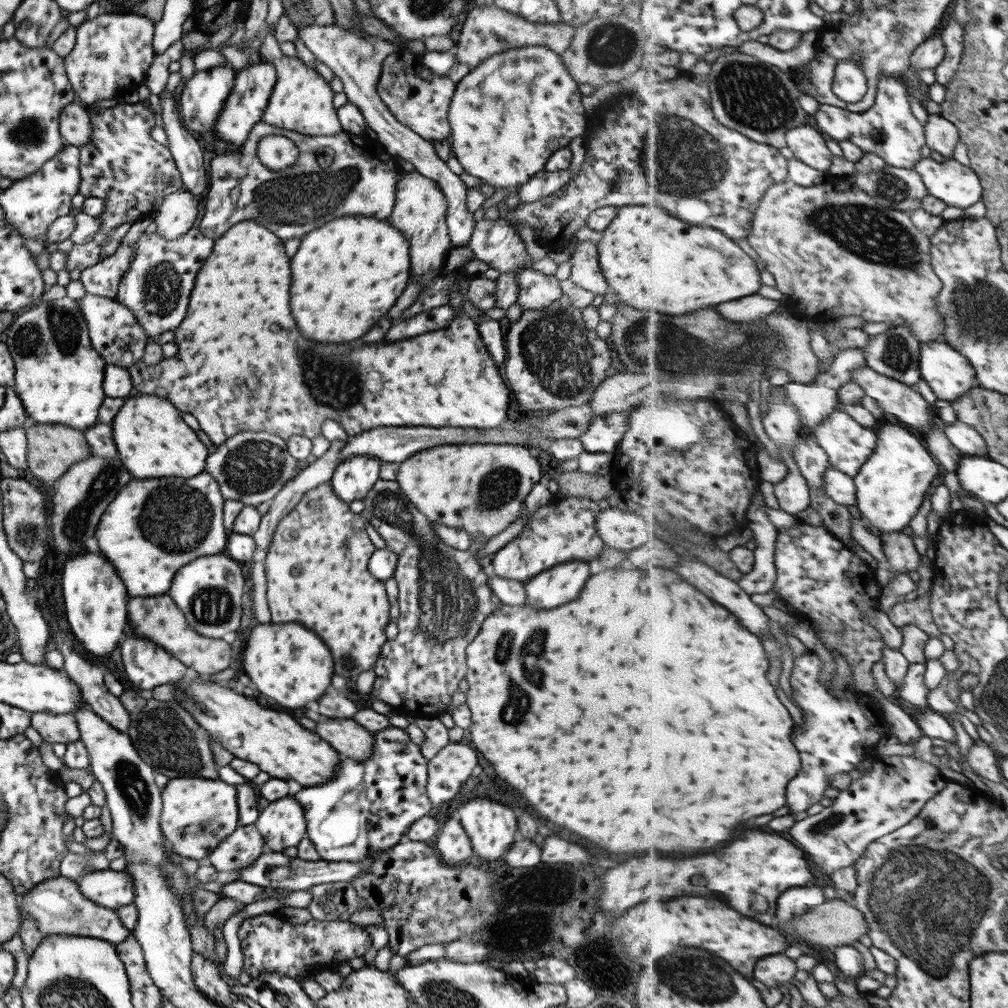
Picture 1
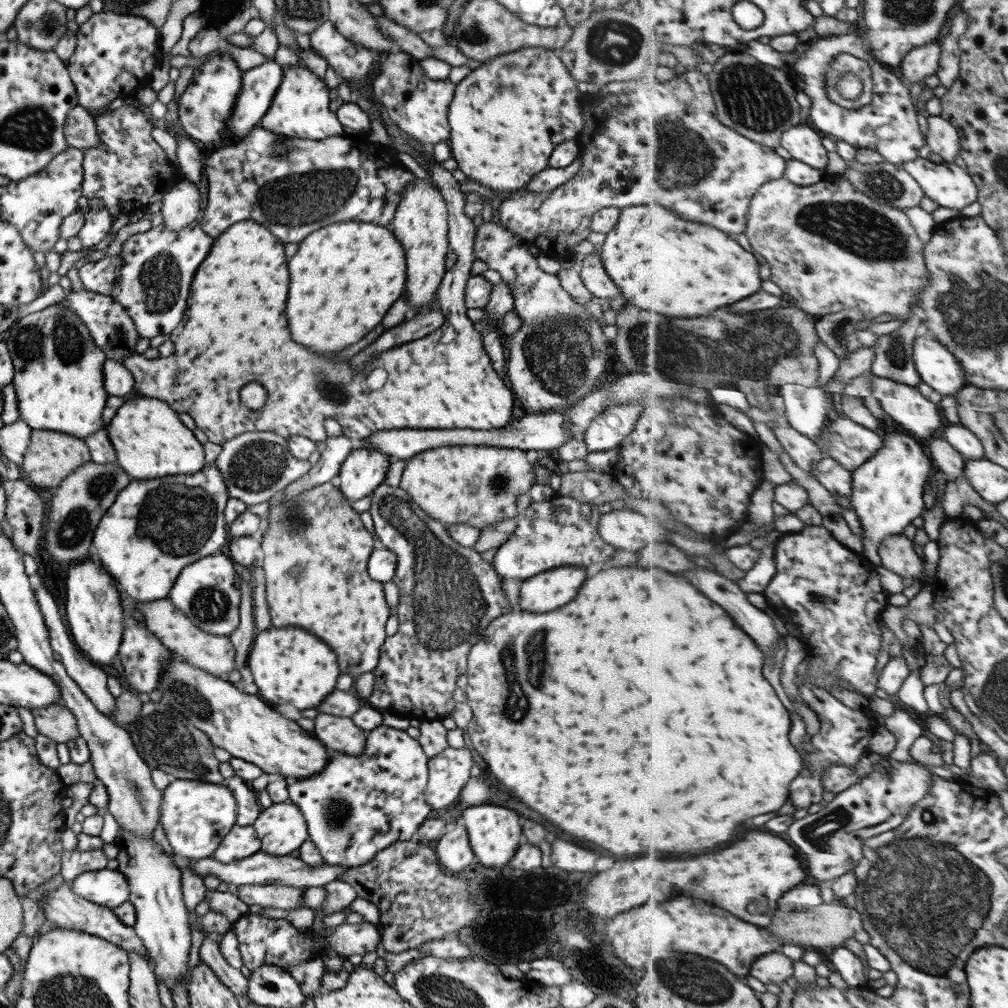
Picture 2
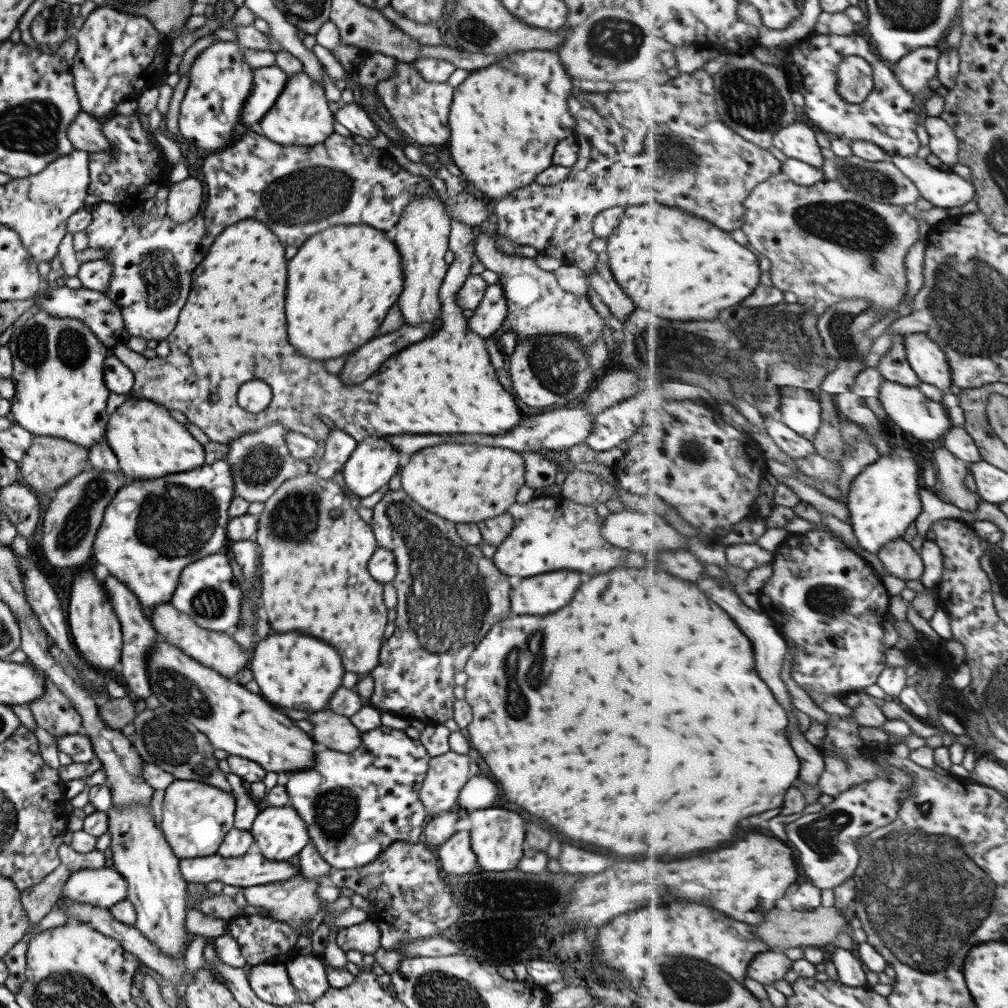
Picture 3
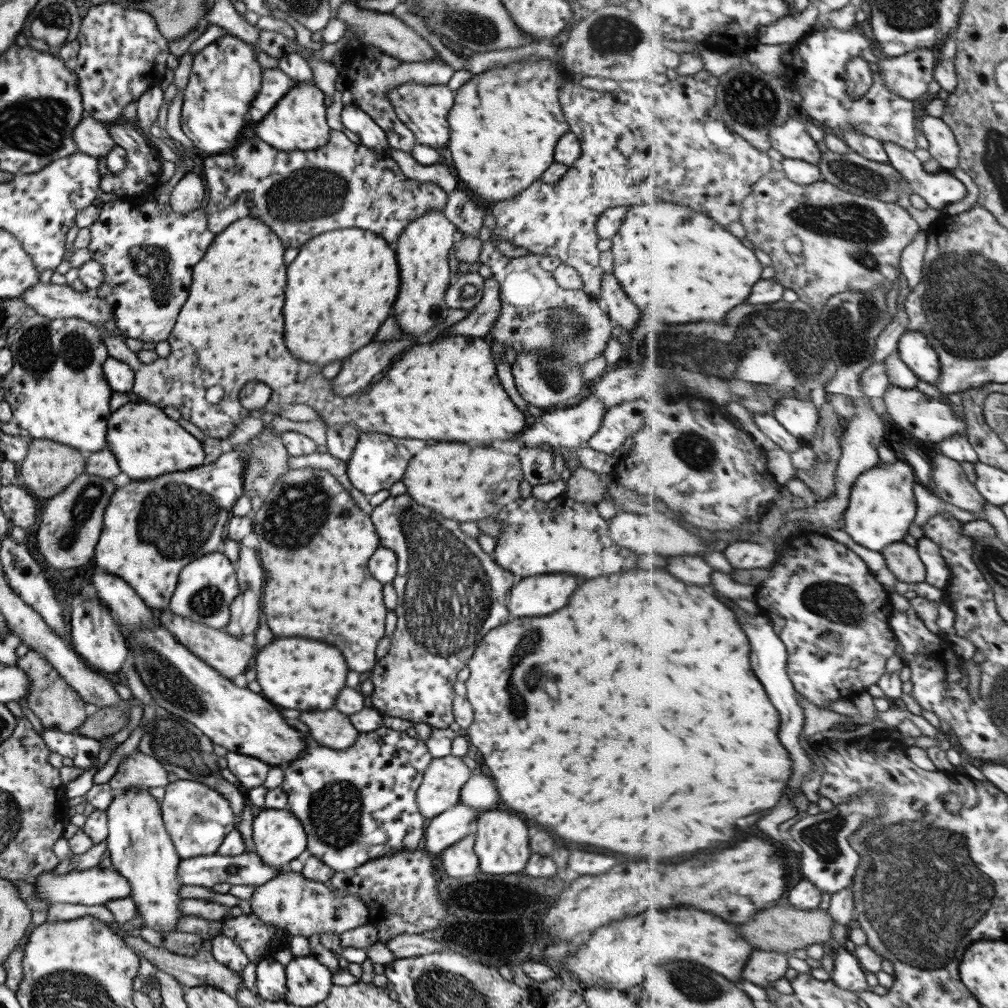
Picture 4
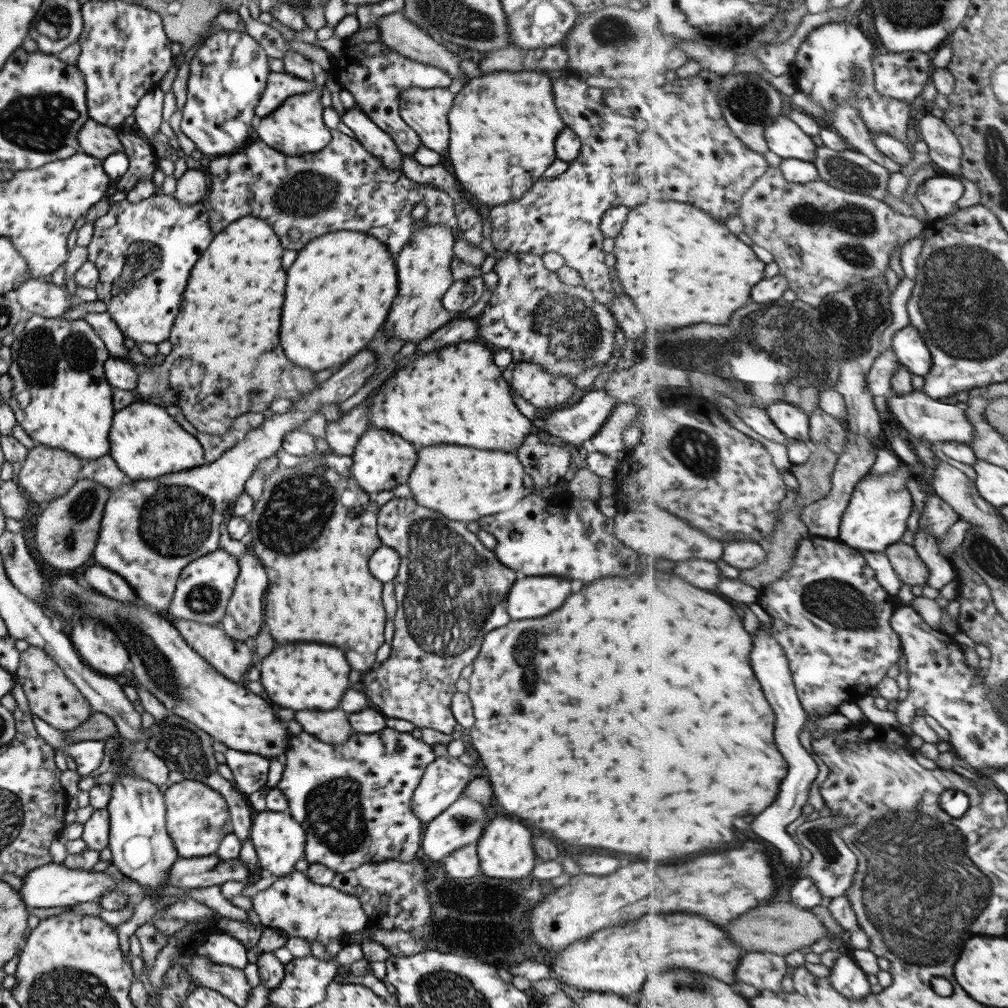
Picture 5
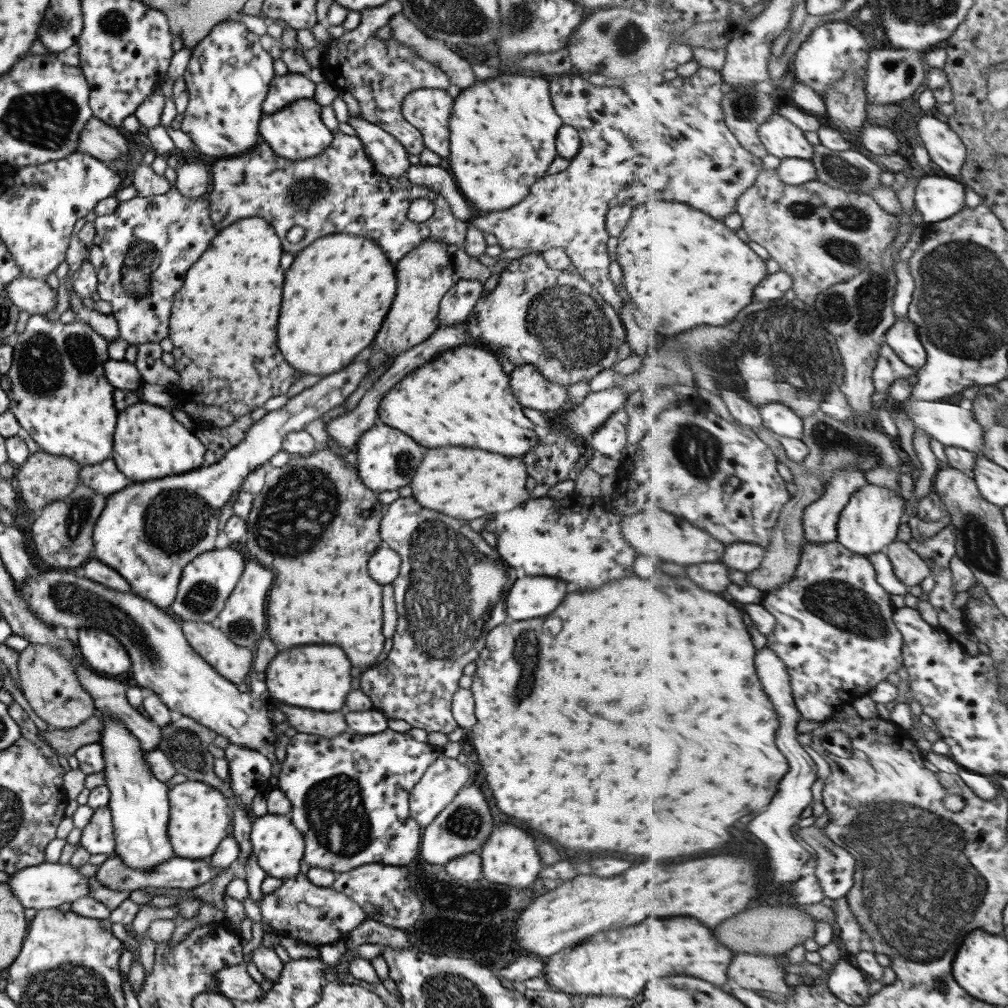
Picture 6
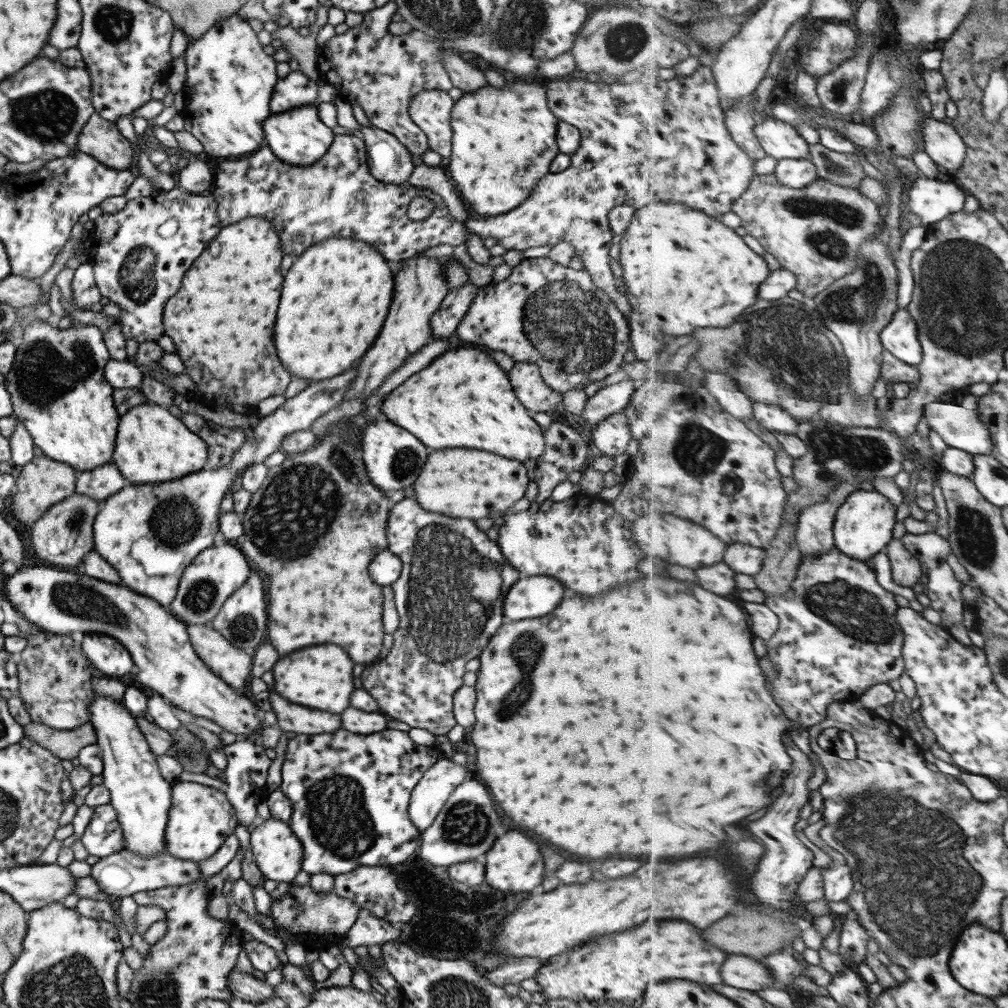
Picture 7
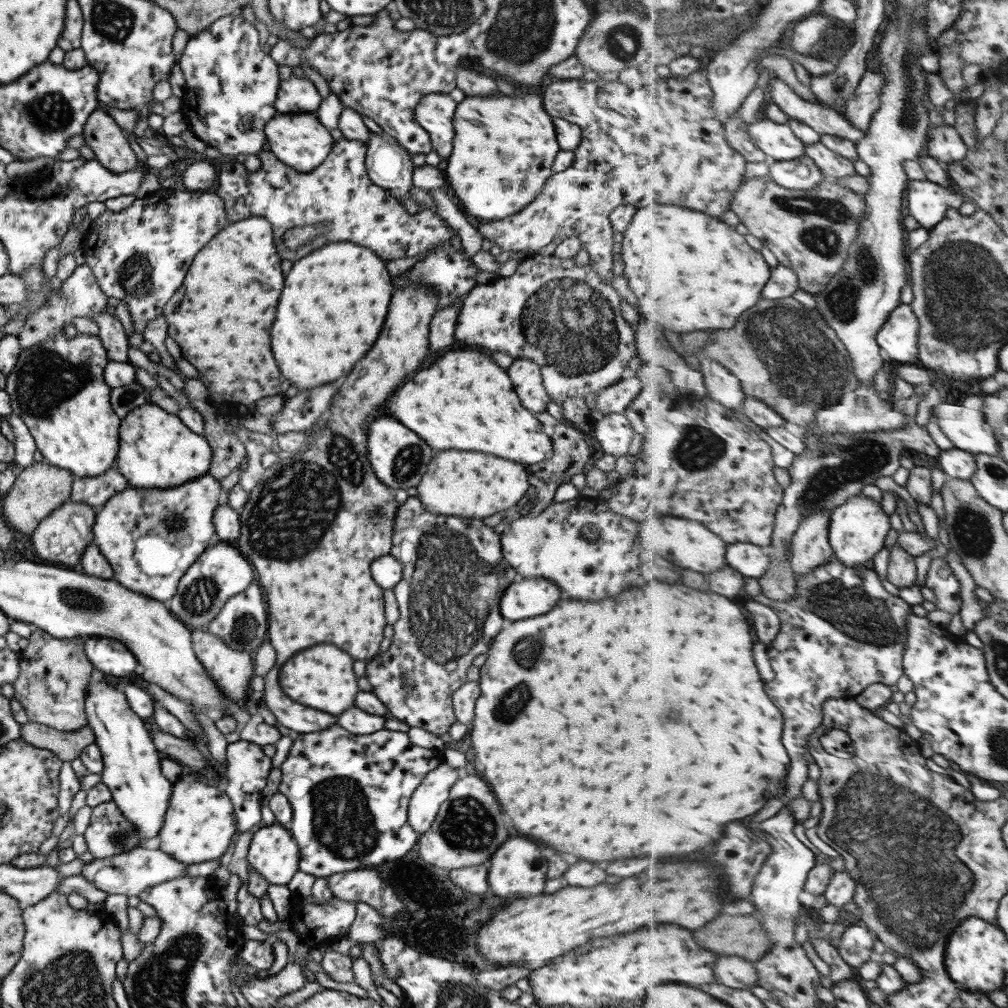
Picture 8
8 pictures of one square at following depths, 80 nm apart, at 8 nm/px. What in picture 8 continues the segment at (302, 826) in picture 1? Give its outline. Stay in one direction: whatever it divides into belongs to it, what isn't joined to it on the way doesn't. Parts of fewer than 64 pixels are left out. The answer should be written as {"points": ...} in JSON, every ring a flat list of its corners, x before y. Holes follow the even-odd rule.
{"points":[[279,824,257,828,248,844,245,860,268,884,287,884,297,873,299,852,292,836]]}

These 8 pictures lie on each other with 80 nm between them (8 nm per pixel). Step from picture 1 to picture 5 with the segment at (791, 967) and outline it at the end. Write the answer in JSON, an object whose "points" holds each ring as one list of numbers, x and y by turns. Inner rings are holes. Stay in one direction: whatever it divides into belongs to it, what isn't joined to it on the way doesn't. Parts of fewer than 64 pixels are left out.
{"points":[[745,953,739,965,739,980,762,990,783,991,783,978,789,972,784,956,775,953]]}

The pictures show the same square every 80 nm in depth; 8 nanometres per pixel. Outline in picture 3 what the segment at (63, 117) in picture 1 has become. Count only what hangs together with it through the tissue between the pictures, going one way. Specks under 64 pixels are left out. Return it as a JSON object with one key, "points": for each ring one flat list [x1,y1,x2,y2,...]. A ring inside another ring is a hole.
{"points":[[82,111,77,112,67,125,66,137,75,150,92,153,108,149,108,140,100,129,99,119]]}

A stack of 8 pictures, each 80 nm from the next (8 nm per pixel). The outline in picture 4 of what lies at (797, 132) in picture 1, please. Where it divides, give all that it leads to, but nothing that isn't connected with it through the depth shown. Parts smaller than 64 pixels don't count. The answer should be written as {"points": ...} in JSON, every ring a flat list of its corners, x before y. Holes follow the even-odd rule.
{"points":[[789,118,785,125,773,127,770,132,772,147,776,148,784,158,794,158,818,165,822,161,822,153,817,142,807,132,805,124,796,118]]}

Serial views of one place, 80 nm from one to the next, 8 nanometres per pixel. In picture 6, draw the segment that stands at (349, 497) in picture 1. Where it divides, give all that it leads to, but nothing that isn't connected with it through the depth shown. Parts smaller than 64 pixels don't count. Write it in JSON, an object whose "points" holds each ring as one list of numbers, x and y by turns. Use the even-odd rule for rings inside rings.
{"points":[[376,422,359,437,353,451,357,456,356,473,359,480,375,493,407,486,421,456,425,454,425,448,417,446,409,436,381,422]]}

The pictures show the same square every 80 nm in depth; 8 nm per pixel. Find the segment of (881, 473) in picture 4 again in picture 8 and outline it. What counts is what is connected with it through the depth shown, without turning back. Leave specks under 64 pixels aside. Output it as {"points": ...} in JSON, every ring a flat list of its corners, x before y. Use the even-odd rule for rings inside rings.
{"points":[[861,493,848,498,847,502,838,506,832,514,830,543,834,548,834,554,844,565,872,567,874,558,885,548,885,540,891,530,889,515,885,512,882,502,874,498,867,498]]}

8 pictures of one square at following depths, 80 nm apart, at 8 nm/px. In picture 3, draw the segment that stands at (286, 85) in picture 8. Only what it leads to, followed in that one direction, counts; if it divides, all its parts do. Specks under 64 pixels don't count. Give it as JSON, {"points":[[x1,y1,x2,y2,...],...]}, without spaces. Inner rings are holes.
{"points":[[269,65,252,70,252,85,244,100,240,120,245,126,257,124,263,115,269,111,275,99,283,90,288,76,277,65]]}

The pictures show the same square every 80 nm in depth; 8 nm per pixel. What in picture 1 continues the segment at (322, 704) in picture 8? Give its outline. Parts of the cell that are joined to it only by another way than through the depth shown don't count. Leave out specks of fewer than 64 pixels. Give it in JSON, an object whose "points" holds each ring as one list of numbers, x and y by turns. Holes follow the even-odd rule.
{"points":[[295,622,287,624,259,624,251,628,243,654,241,668,255,688,287,708,299,708,323,694,333,676,333,662,325,644,317,636]]}

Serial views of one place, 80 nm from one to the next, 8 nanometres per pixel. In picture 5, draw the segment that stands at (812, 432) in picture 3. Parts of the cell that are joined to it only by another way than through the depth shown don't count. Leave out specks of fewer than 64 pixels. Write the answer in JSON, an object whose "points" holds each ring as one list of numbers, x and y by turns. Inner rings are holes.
{"points":[[784,400,767,407,773,422,790,438,801,442,810,442,811,416,801,407,794,406]]}

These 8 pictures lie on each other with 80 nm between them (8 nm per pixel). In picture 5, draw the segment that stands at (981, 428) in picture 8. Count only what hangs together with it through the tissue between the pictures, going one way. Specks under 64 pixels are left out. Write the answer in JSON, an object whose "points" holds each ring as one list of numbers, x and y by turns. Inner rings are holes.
{"points":[[913,391,906,395,893,392,887,397,887,408,895,416,895,423,904,427,913,439,927,439,933,442,960,442,973,446,975,427,965,416,965,409,961,410,955,404,945,404,945,400,933,398,923,391]]}

